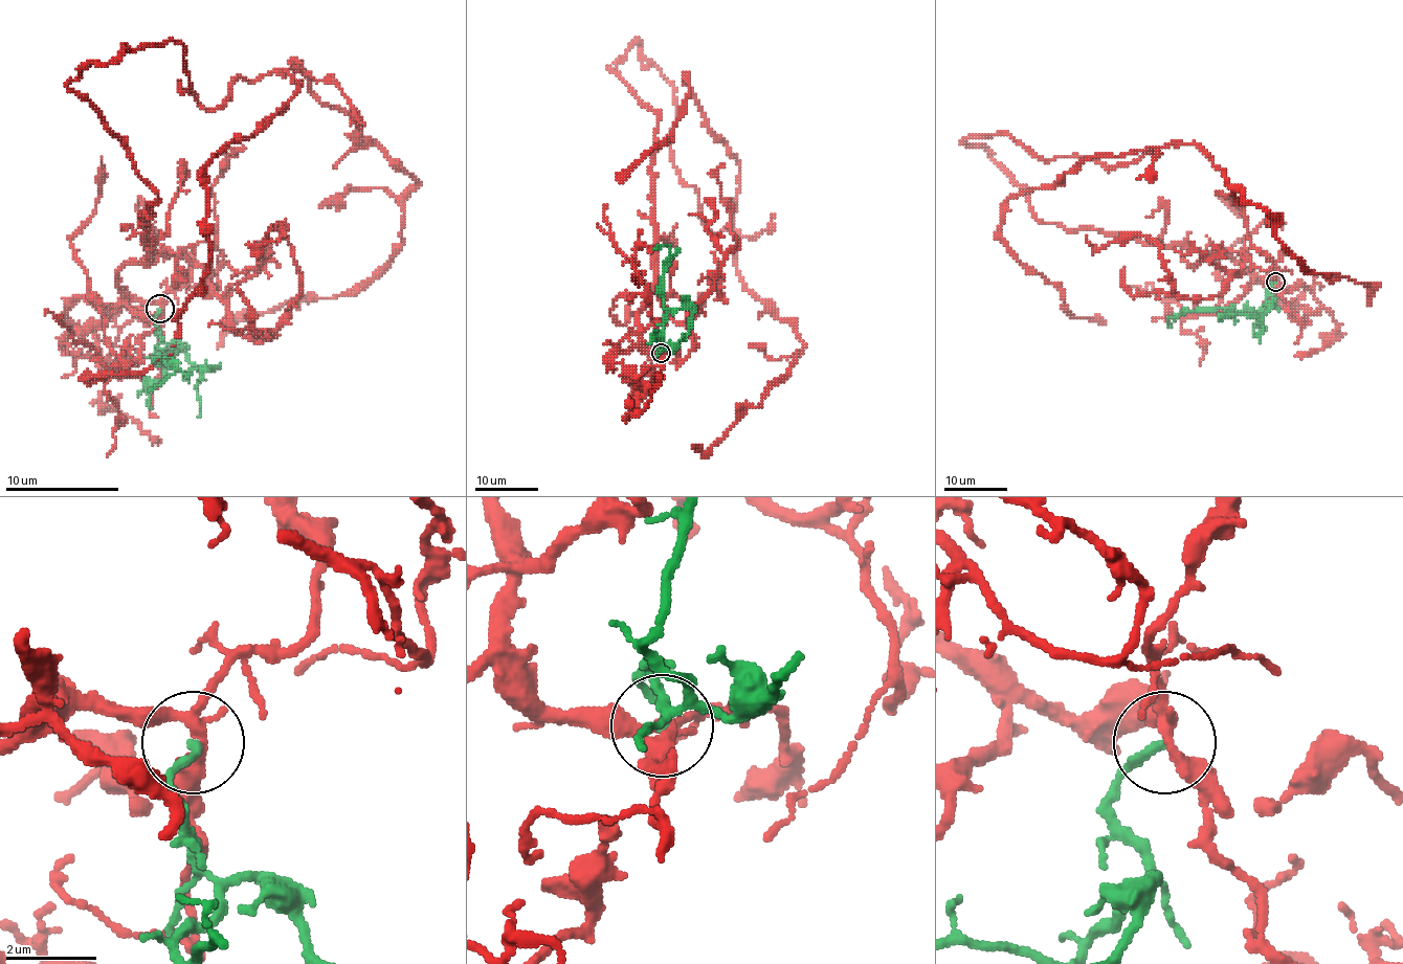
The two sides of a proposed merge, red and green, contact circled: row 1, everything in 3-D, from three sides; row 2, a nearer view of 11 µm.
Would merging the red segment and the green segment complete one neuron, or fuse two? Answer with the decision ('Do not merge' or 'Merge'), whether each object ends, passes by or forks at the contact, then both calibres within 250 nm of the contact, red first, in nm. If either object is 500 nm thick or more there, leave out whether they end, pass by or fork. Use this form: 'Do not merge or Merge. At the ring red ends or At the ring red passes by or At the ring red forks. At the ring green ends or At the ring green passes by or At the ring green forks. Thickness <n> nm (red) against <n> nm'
Merge. At the ring red forks. At the ring green ends. Thickness 240 nm (red) against 200 nm

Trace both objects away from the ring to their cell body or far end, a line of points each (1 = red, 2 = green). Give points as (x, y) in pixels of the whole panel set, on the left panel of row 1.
1: (160, 307), (67, 86), (296, 60), (401, 247), (217, 349)
2: (160, 309), (155, 320), (166, 345), (158, 363), (163, 357), (177, 365), (149, 391)

